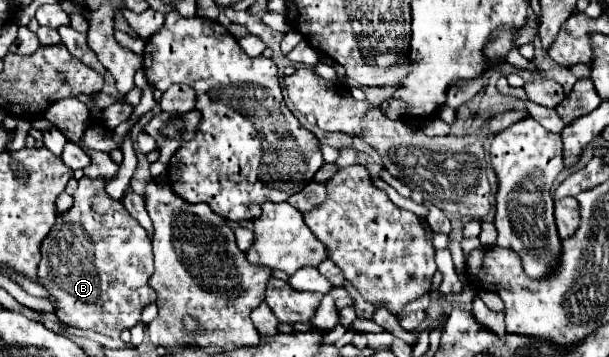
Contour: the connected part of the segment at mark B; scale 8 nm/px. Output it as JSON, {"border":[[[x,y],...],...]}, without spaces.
{"border":[[[83,177],[81,181],[87,181],[87,183],[79,183],[79,187],[77,187],[77,191],[75,191],[75,203],[73,203],[73,207],[71,207],[69,211],[65,211],[65,213],[59,213],[59,215],[57,215],[57,221],[55,221],[55,225],[51,227],[51,233],[47,233],[47,237],[45,237],[43,243],[41,243],[39,283],[49,291],[49,301],[53,303],[55,313],[57,313],[57,317],[59,317],[63,323],[67,323],[67,325],[71,325],[71,327],[77,327],[77,329],[93,329],[93,331],[103,333],[103,335],[109,335],[109,337],[119,337],[125,327],[137,325],[137,323],[141,321],[141,309],[143,309],[145,305],[149,305],[149,303],[155,301],[155,291],[153,291],[153,289],[149,287],[149,283],[147,283],[149,277],[151,277],[151,273],[153,273],[151,239],[149,239],[149,235],[145,233],[145,229],[125,211],[123,203],[113,201],[113,199],[105,193],[105,185],[103,185],[101,179],[87,179],[87,177]]]}

